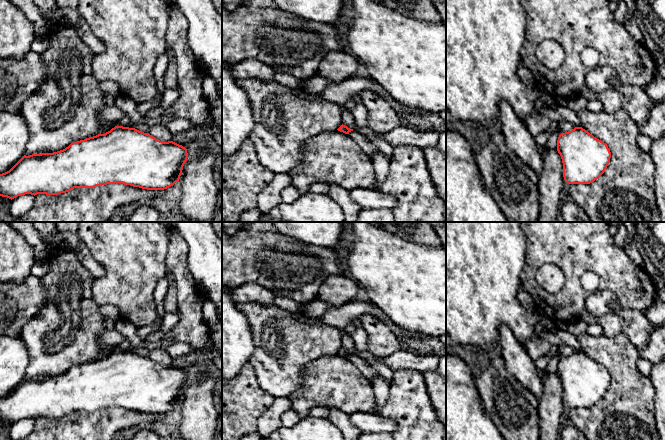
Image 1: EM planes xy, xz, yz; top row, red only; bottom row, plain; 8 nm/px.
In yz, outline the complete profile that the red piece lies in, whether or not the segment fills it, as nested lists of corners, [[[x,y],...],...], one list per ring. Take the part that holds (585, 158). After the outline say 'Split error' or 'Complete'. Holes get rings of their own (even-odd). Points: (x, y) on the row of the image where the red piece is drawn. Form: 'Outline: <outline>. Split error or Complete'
Outline: [[[582,127],[561,133],[557,151],[563,163],[563,177],[568,184],[590,184],[597,180],[610,163],[607,144]]]. Complete

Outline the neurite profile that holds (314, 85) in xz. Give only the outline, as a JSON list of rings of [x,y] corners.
[[[316,75],[310,79],[304,80],[300,86],[300,90],[308,94],[319,94],[331,84],[329,79]]]

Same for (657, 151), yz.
[[[665,134],[652,140],[649,155],[654,163],[655,200],[660,222],[665,222]]]

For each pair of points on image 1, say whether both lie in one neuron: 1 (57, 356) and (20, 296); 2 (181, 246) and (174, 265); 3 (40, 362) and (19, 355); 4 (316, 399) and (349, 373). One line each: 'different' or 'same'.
1: different
2: same
3: different
4: same

